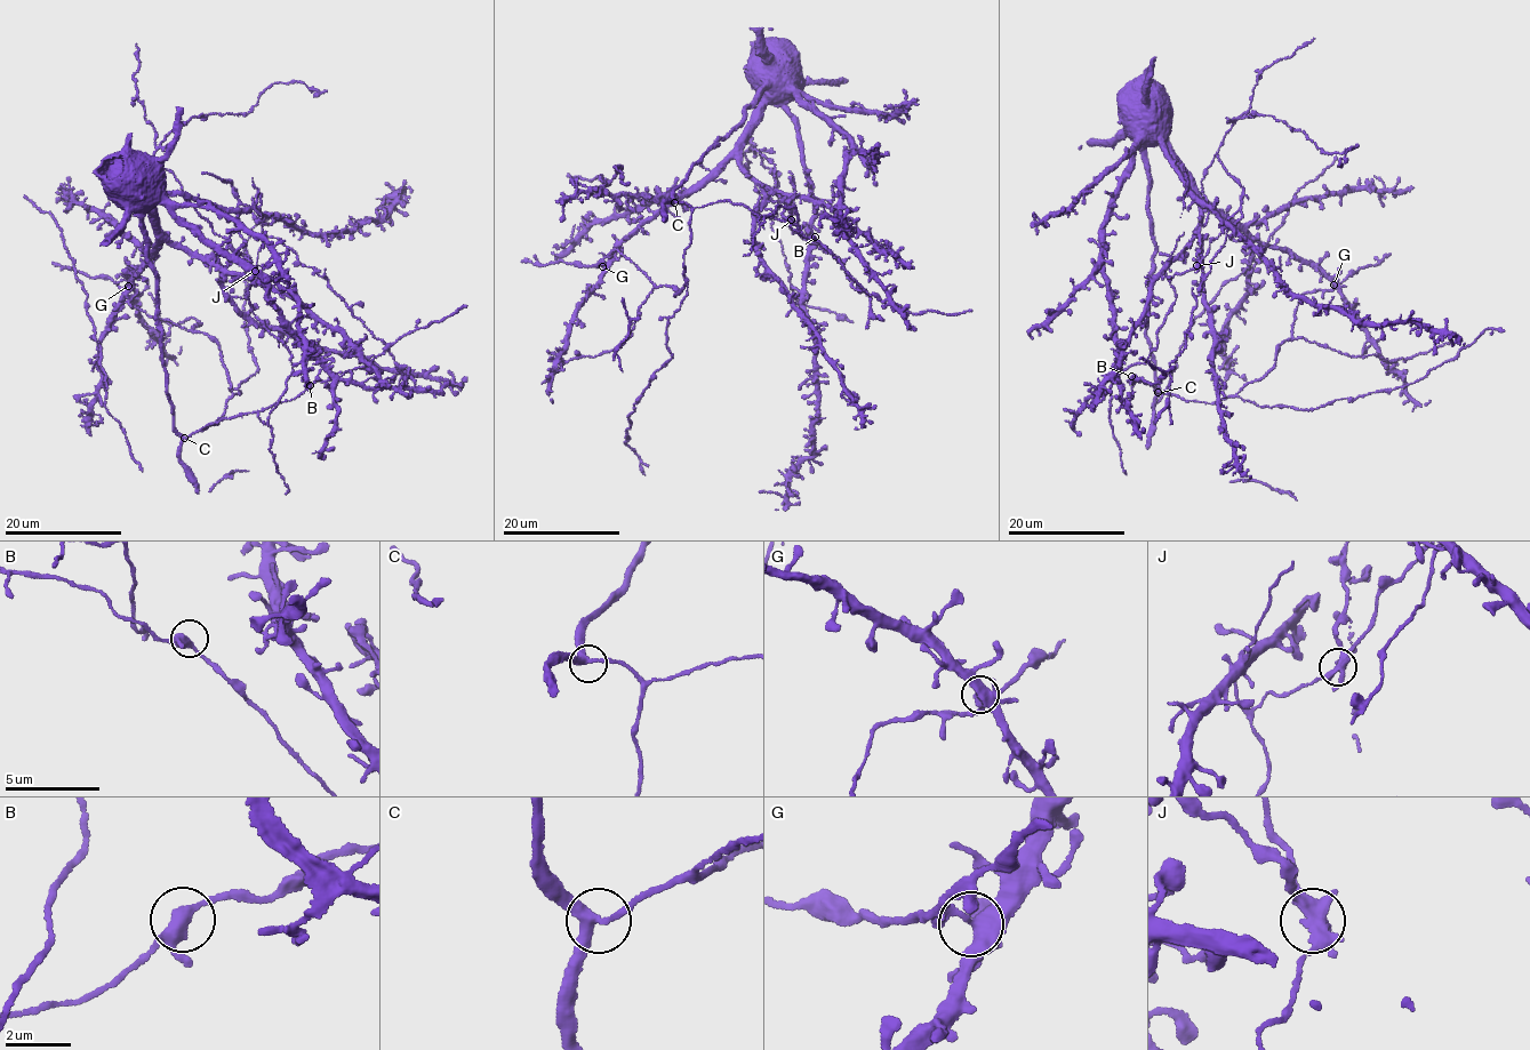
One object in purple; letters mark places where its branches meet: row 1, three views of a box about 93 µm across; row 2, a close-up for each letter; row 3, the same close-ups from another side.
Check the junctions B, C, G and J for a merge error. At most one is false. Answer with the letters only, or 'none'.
J

